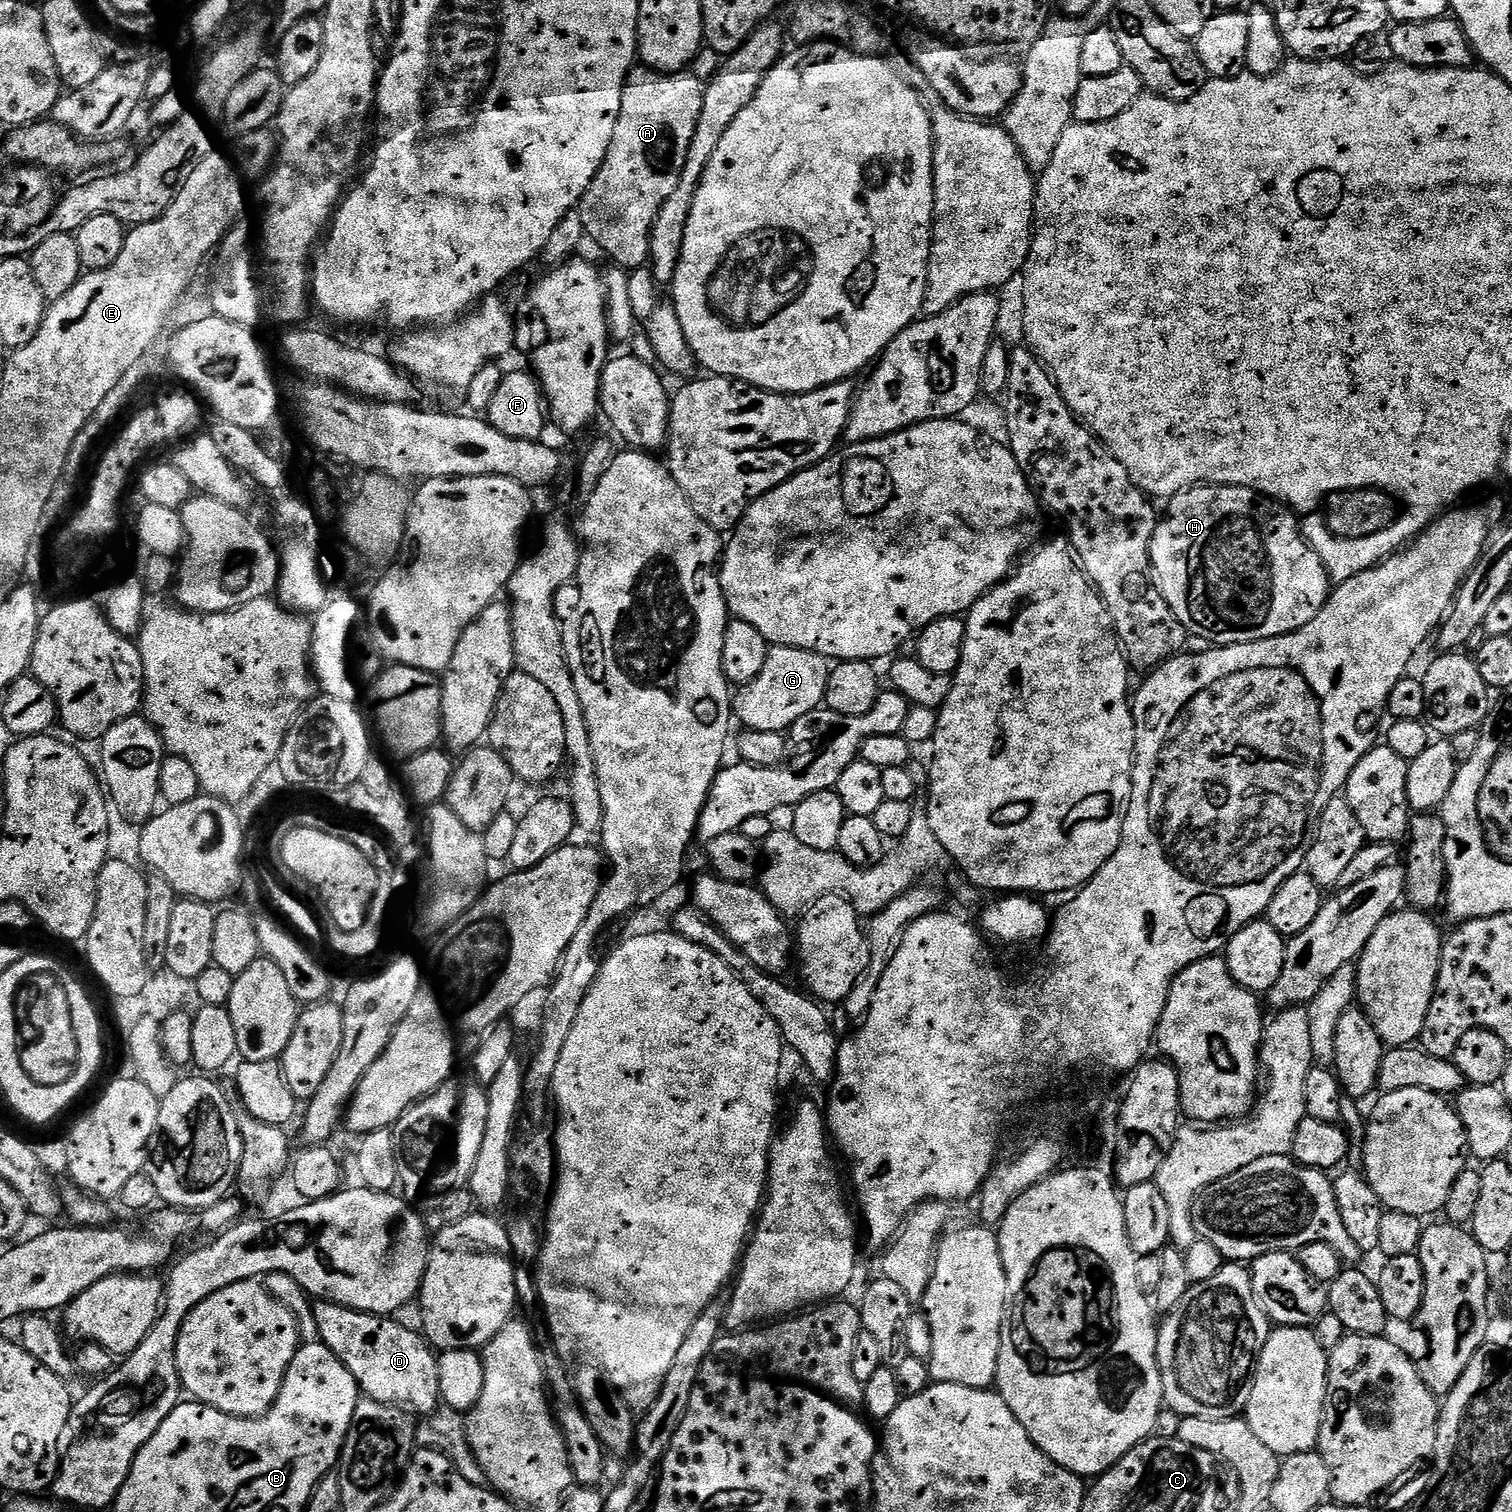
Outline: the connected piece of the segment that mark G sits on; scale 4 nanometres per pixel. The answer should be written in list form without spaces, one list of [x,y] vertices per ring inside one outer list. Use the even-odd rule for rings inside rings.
[[[769,647],[762,674],[743,685],[735,697],[735,719],[754,732],[787,733],[802,714],[810,714],[824,704],[829,671],[830,661],[822,654],[801,648]]]

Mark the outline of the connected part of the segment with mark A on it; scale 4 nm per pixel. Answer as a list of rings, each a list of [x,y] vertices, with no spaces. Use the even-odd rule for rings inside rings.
[[[636,66],[628,74],[622,96],[622,110],[618,114],[610,150],[604,165],[578,205],[578,215],[582,218],[587,239],[592,239],[621,269],[635,270],[649,263],[654,218],[658,218],[658,210],[662,210],[666,198],[674,194],[674,186],[678,186],[694,130],[698,130],[698,114],[702,114],[704,90],[705,85],[688,70],[669,74]]]

